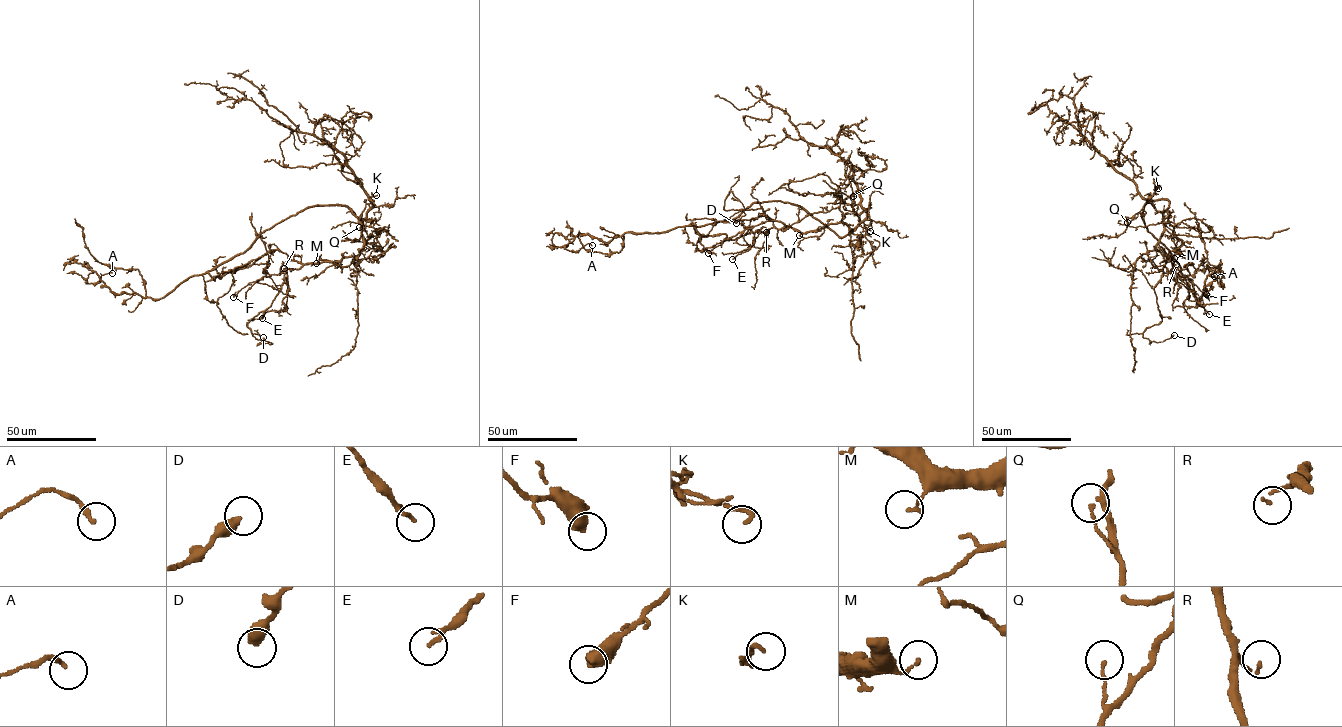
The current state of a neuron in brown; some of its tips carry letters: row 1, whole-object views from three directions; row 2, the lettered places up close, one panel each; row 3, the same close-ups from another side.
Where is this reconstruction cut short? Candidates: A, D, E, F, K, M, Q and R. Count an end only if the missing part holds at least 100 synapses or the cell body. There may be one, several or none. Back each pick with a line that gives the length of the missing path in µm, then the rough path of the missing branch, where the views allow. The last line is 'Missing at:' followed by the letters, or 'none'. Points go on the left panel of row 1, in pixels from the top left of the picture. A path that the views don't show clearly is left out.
Missing at: none

